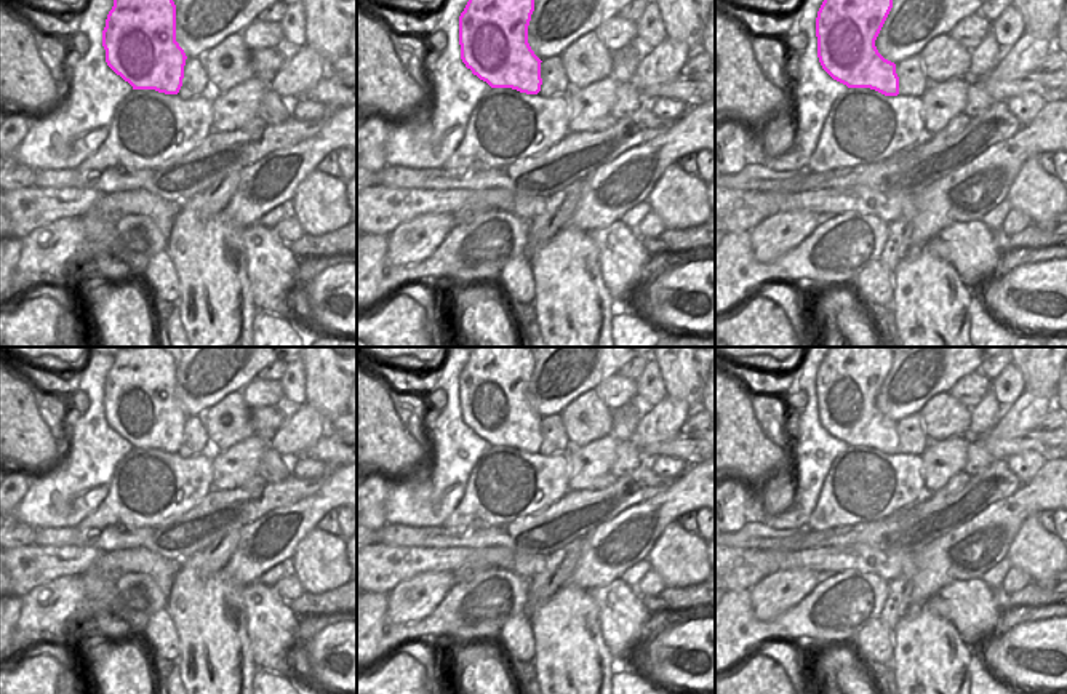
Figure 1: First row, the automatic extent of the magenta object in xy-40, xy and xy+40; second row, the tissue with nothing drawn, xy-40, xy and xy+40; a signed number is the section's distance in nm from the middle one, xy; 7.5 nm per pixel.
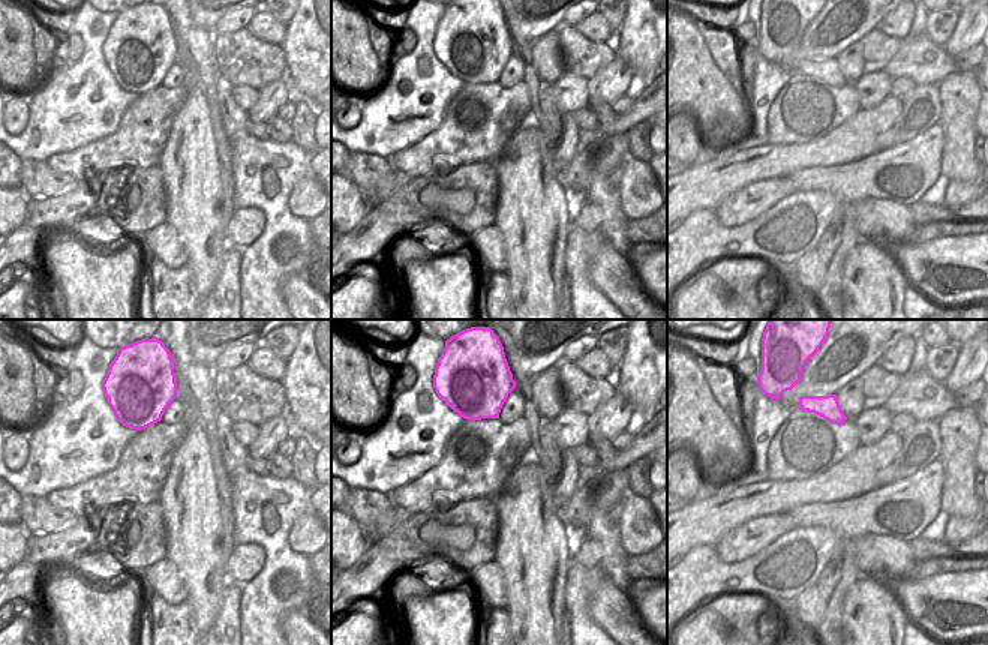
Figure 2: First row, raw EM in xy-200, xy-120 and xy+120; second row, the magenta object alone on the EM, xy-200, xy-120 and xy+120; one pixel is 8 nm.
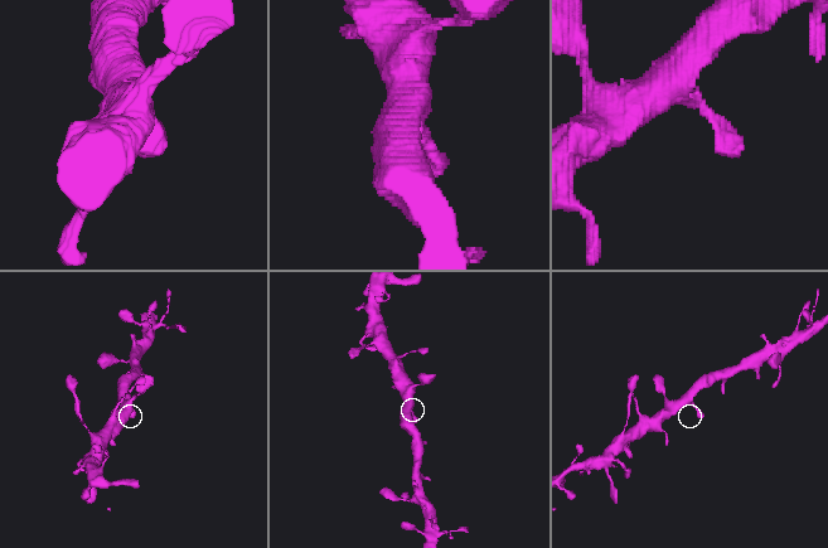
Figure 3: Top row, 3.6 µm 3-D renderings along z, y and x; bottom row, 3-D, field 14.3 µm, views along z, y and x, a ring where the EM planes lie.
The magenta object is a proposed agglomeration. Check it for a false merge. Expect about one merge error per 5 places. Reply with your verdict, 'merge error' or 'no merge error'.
no merge error

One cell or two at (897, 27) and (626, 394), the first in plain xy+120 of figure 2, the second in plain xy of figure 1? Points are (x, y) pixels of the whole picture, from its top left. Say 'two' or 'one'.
one

